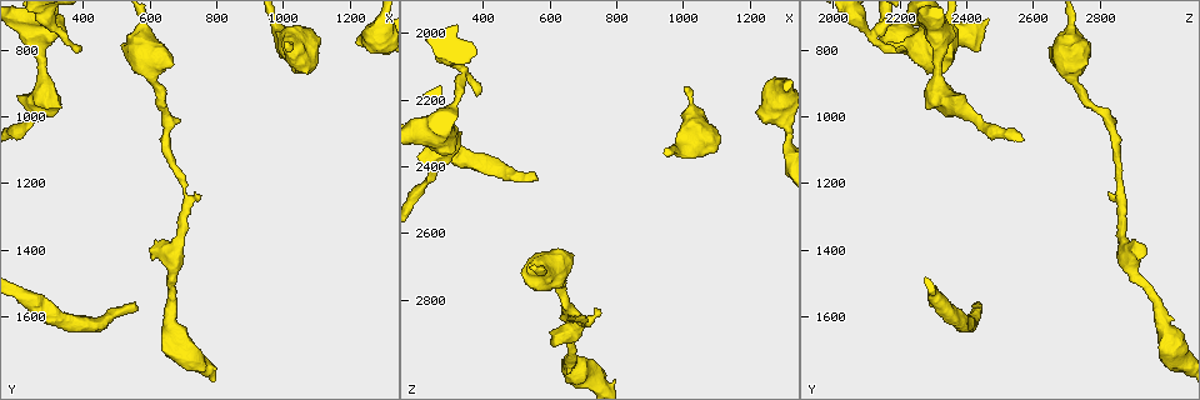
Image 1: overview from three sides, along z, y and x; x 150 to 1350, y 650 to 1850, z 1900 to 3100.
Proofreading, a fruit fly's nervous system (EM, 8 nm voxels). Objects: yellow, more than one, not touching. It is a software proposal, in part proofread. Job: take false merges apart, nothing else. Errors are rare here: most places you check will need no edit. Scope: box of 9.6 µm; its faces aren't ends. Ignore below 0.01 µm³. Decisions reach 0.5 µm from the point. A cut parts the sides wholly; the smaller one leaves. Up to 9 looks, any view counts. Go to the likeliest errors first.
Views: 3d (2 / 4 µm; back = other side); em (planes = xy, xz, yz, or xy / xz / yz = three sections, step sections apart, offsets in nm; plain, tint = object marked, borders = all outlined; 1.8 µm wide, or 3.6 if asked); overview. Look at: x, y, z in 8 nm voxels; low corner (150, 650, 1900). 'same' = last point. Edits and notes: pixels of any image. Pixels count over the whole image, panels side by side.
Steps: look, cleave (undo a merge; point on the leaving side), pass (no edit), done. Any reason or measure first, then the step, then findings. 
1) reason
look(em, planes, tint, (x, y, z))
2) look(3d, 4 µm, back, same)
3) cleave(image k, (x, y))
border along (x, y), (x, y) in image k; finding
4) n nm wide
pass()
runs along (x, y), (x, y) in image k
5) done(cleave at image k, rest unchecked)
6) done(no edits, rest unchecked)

abrupt turn
look(em, xy, step 8, tint, (340, 740, 2130))

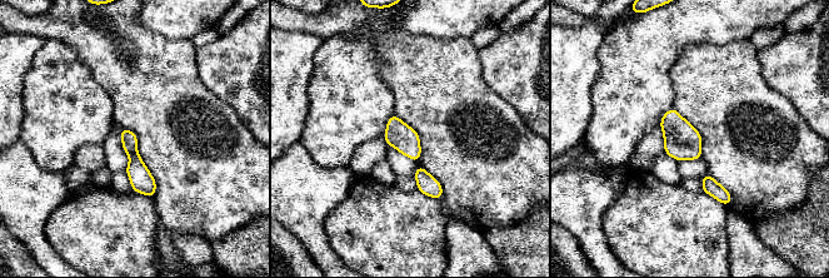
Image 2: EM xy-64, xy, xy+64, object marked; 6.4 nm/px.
another direction
look(em, planes, borders, same)

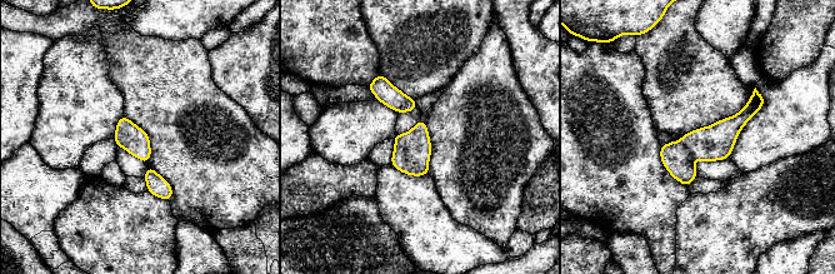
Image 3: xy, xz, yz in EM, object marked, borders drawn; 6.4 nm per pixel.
170 nm wide
cleave(image 3, (676, 159))
border along (679, 140), (693, 158) in image 3; a second neuron is stuck on

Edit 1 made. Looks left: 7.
look(overview)

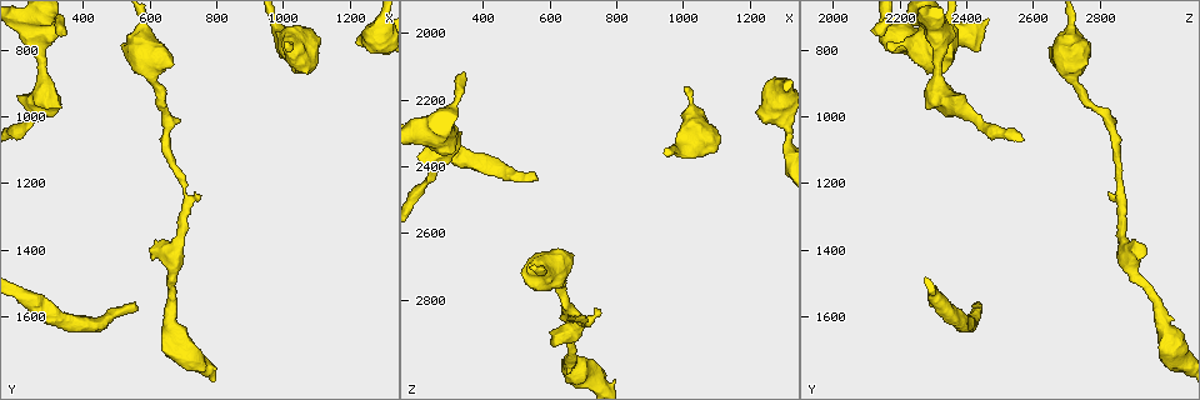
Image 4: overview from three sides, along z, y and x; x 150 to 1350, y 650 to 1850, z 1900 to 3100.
a narrow waist
look(em, xz, step 16, plain, (710, 1230, 2860))

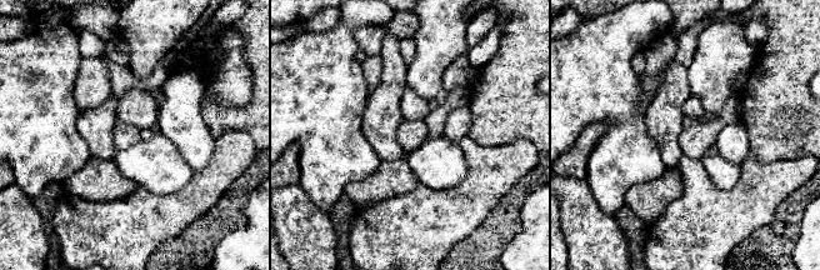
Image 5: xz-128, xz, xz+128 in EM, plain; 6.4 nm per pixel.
look(em, xz, step 16, tint, same)

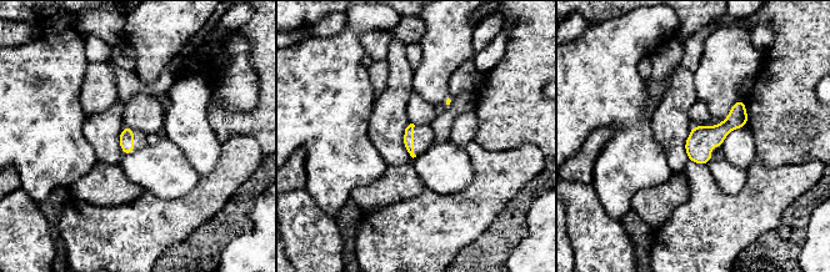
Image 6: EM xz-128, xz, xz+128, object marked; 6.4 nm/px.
60 nm wide
pass()
runs along (741, 104), (738, 114), (693, 157) in image 6; all the same neuron

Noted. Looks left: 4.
sudden change in width
look(em, planes, tint, (490, 1600, 2420))

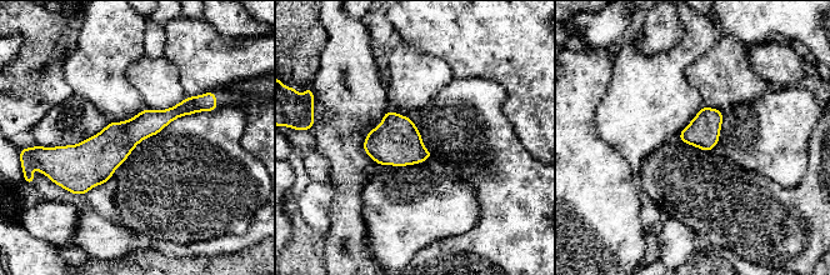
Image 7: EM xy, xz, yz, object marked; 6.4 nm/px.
pass()
runs along (201, 106), (61, 154) in image 7; one neuron here

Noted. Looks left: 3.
thick turns thin
look(em, 3.6 µm, xz, step 8, plain, (240, 1540, 2310))

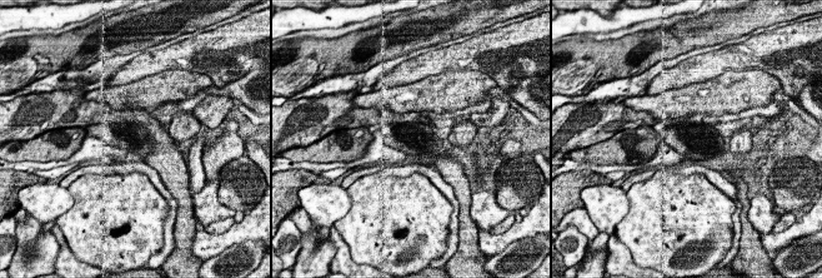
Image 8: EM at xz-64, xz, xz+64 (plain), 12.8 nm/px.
look(em, 3.6 µm, xz, step 8, tint, same)

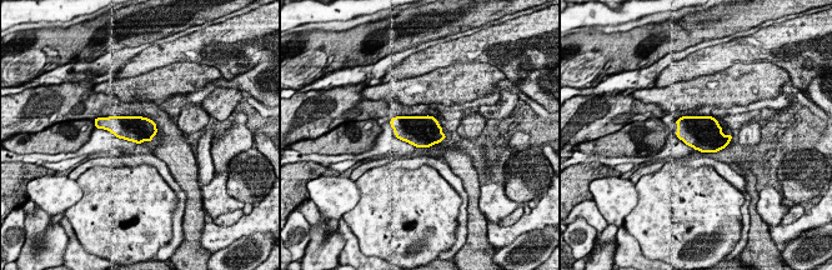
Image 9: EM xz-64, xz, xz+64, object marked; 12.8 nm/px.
pass()
continuous, no second neuron

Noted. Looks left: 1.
done(cleave at image 3, rest unchecked)

